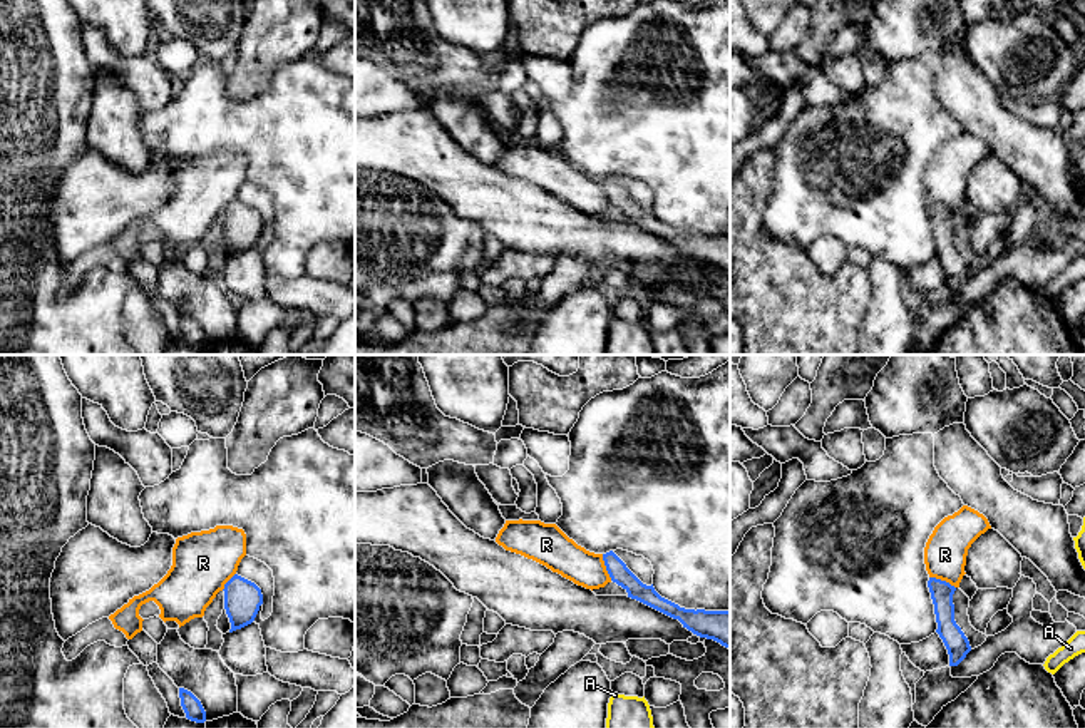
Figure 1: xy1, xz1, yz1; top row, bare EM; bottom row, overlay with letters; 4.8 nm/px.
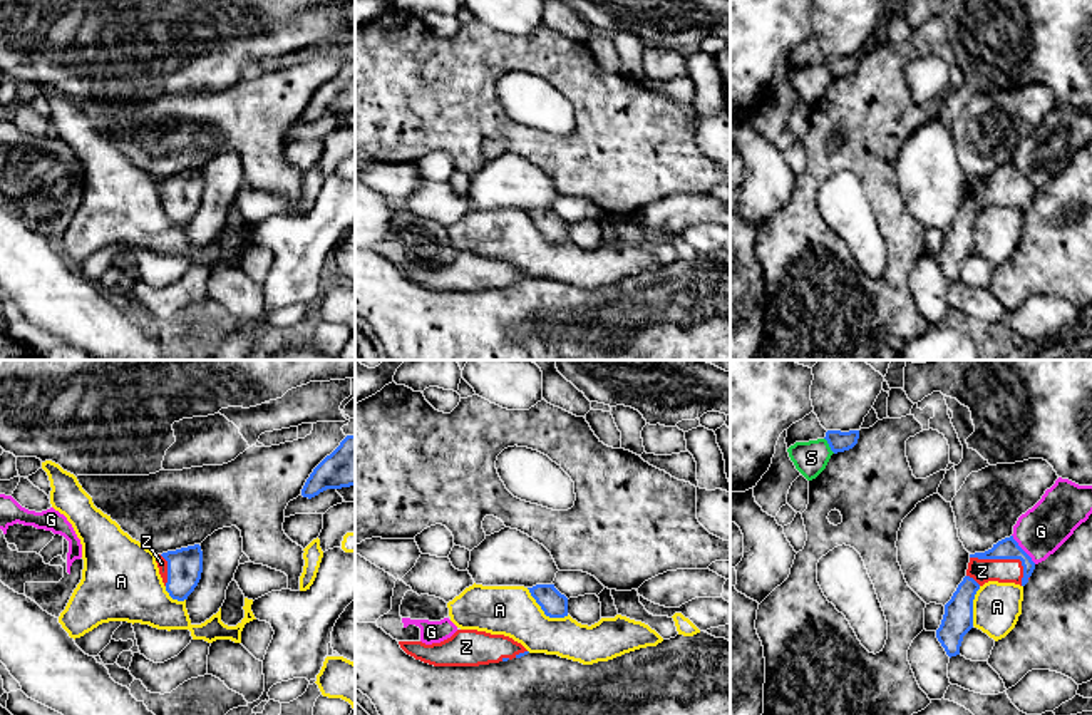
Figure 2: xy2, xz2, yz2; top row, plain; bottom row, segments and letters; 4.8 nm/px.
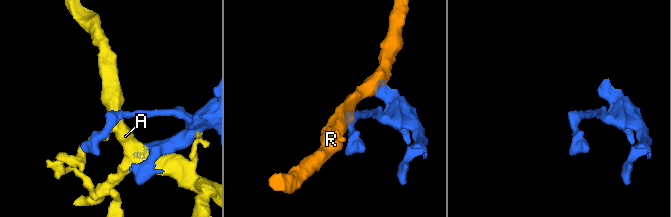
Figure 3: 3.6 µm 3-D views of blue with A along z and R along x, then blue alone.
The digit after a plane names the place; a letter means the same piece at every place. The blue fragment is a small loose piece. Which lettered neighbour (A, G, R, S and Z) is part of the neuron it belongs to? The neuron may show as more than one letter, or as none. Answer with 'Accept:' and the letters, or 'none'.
Accept: Z

